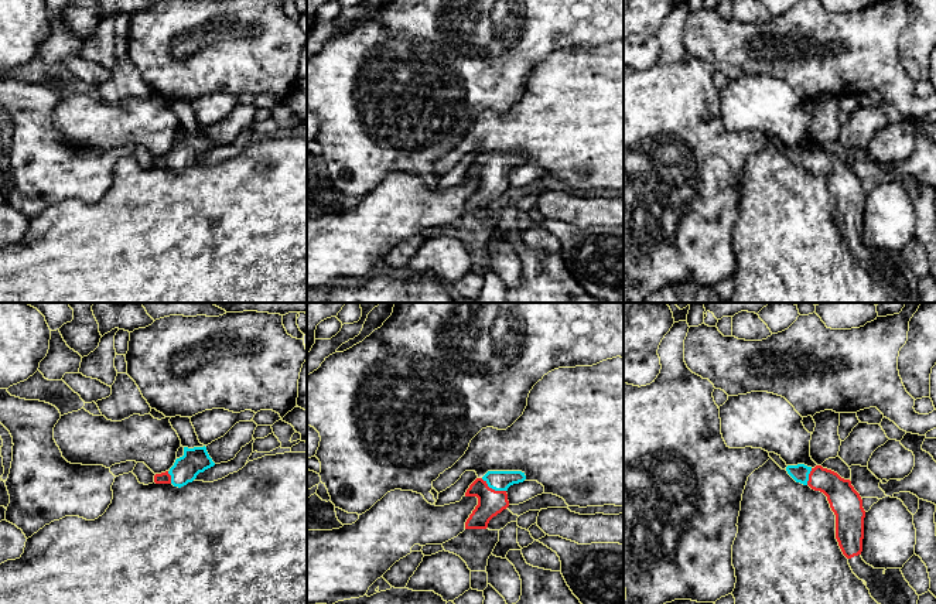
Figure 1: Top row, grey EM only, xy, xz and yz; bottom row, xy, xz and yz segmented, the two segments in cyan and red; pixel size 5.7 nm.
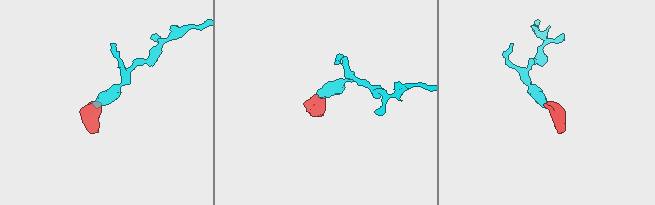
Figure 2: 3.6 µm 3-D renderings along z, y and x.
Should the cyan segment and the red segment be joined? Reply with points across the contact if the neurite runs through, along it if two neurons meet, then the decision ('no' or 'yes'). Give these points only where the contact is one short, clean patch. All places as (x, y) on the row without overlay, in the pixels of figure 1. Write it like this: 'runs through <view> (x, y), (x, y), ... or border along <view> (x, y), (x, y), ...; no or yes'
runs through xz (496, 163), (494, 171), (491, 186); yes

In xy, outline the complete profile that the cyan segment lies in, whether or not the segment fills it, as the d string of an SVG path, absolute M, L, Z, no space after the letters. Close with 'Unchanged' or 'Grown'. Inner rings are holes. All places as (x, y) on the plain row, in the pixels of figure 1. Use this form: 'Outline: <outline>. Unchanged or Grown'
Outline: M184 130L184 139L177 141L174 149L161 157L154 158L156 167L172 167L174 170L184 170L192 165L199 156L213 150L215 146L209 140L206 130Z. Grown

